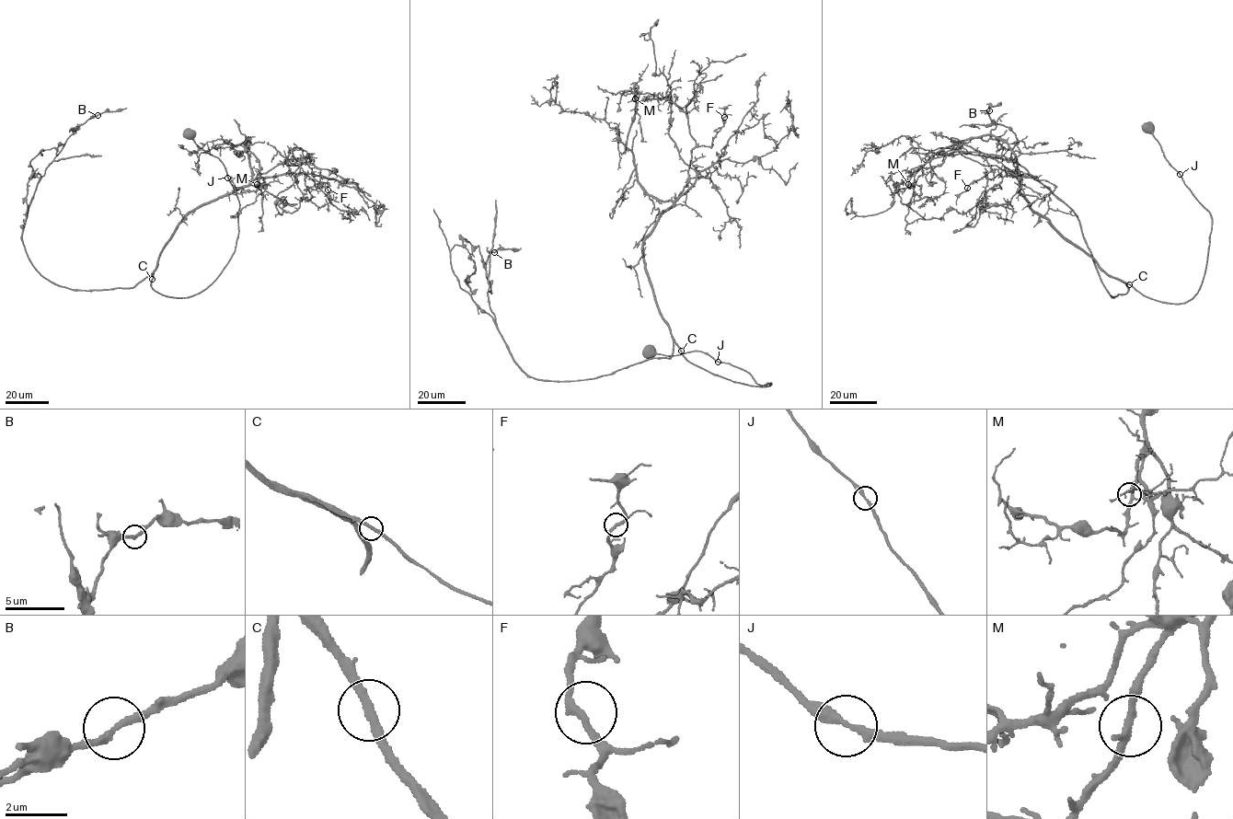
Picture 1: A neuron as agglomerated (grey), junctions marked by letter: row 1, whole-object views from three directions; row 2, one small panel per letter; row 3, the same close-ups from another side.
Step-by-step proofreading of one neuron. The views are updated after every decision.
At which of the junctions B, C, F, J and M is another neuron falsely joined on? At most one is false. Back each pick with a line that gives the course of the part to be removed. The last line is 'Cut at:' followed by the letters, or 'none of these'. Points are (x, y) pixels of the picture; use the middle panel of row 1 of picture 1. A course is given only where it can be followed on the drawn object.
Cut at: none of these

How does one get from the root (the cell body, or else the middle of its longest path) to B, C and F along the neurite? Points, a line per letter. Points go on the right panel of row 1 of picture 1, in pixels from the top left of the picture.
B: (1147, 129), (1212, 219), (1181, 304), (1118, 279), (1112, 297), (1077, 215), (989, 110)
C: (1147, 129), (1169, 165), (1210, 213), (1212, 226), (1205, 272), (1192, 298), (1181, 304), (1160, 302), (1129, 284)
F: (1147, 129), (1212, 219), (1181, 304), (1066, 240), (1013, 160), (989, 155), (967, 188)

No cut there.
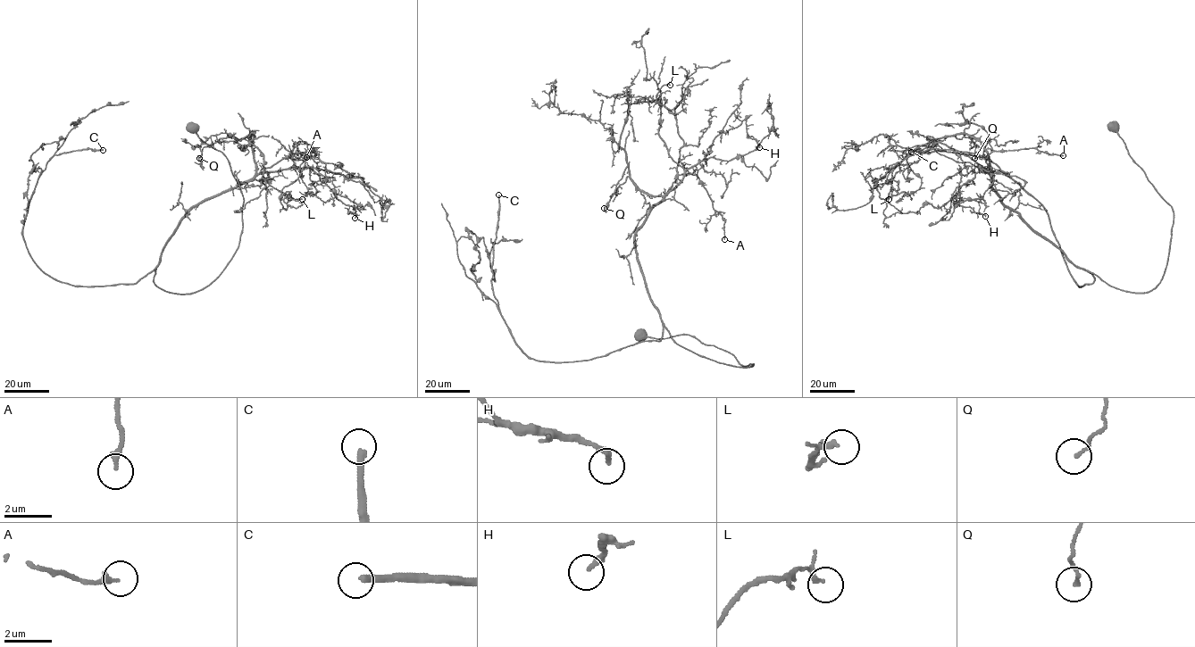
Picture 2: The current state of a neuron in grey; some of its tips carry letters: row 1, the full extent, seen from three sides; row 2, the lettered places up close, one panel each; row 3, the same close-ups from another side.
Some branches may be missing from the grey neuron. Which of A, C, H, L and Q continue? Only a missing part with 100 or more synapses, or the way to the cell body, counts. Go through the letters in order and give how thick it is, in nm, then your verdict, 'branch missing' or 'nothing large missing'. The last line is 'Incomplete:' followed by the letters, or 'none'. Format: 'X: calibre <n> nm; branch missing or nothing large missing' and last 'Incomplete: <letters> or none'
A: calibre 240 nm; nothing large missing
C: calibre 260 nm; branch missing
H: calibre 220 nm; nothing large missing
L: calibre 150 nm; nothing large missing
Q: calibre 130 nm; nothing large missing
Incomplete: C

